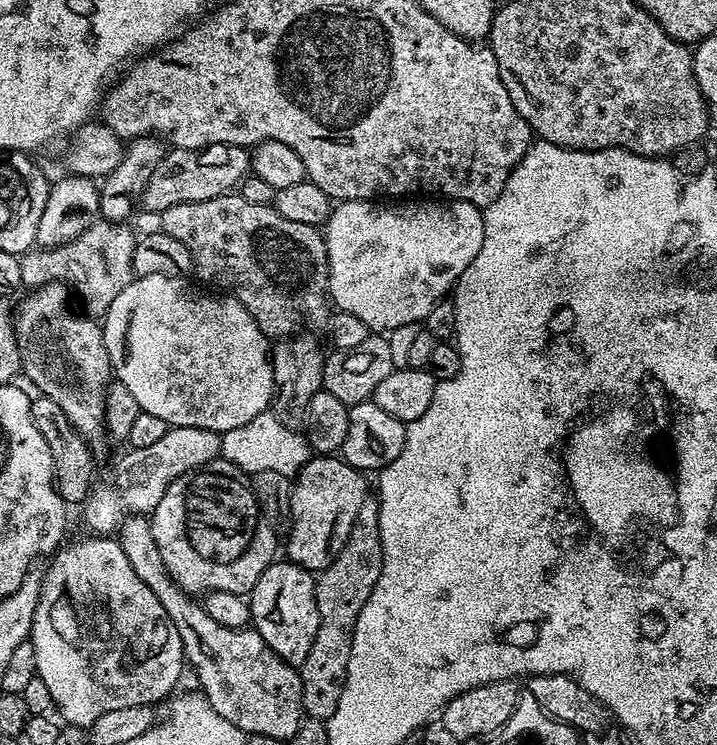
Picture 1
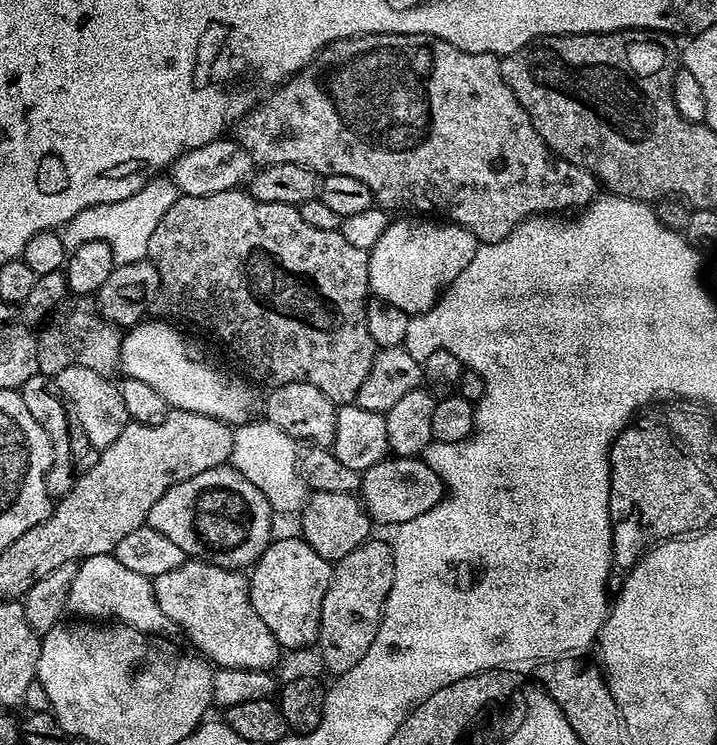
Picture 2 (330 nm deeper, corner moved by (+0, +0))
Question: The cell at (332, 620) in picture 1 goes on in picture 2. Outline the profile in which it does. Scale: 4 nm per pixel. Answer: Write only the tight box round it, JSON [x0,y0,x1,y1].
[318,538,394,674]

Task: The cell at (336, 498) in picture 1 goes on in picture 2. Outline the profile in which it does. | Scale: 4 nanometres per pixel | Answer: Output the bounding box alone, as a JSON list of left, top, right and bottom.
[359,456,446,526]

